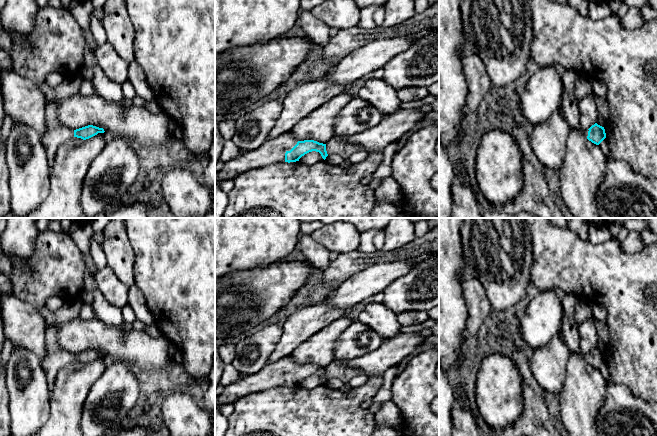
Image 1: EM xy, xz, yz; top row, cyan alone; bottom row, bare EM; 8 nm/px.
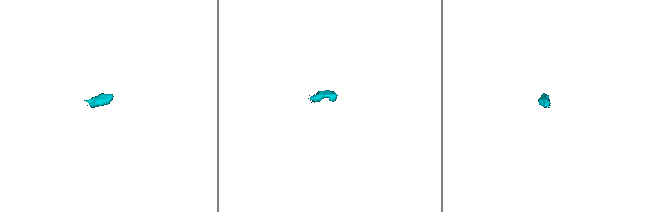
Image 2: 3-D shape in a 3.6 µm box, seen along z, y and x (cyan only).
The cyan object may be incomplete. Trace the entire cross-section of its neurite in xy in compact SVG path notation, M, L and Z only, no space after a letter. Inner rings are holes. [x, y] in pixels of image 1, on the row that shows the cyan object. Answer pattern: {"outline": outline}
{"outline": "M53 105L47 106L45 114L47 128L46 132L41 134L41 141L47 153L49 174L51 173L53 167L57 149L62 143L69 141L73 137L86 140L97 135L98 133L105 132L103 128L93 125L88 125L76 130L62 125L58 120L56 107Z"}

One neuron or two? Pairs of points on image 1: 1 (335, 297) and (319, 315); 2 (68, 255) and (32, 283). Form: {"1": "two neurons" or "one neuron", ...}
{"1": "two neurons", "2": "one neuron"}

